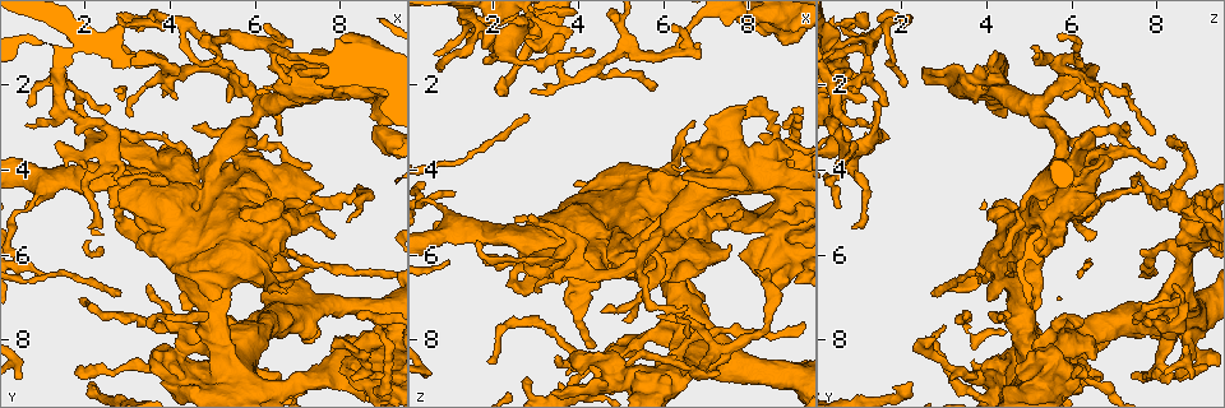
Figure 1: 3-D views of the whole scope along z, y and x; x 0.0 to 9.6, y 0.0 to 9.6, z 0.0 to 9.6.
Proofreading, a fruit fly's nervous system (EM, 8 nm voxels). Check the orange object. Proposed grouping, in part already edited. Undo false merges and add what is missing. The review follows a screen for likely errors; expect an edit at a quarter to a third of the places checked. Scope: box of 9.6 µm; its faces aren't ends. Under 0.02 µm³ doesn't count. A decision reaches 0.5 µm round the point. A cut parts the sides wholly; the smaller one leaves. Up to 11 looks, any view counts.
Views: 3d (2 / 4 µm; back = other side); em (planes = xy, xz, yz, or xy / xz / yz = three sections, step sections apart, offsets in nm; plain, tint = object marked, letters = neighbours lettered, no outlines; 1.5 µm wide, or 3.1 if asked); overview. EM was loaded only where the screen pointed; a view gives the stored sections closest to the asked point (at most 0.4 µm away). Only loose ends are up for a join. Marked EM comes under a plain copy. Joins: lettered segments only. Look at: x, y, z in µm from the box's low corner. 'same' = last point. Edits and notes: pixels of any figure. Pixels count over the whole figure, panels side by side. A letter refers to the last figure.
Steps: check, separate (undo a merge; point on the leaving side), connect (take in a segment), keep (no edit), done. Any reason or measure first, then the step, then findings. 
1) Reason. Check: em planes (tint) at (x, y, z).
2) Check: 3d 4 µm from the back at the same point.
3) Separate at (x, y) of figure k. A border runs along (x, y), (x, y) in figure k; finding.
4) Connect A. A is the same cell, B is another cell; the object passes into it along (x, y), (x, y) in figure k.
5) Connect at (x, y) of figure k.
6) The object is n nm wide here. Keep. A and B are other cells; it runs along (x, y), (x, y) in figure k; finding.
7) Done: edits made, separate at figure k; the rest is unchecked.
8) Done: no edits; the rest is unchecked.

Abrupt turn. Check: em yz step 8 (letters) at (6.10, 2.45, 5.20).

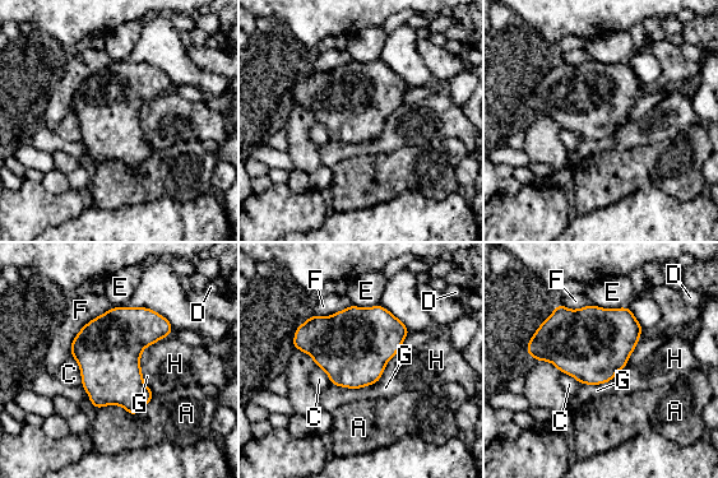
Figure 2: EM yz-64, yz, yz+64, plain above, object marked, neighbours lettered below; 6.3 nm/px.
Keep. A, C, D, E, F, G and H are other cells; a border runs along (171, 333), (143, 349), (140, 370) in figure 2; all the same neuron.

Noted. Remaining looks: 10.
Tapers out. Check: em planes (tint) at (5.80, 2.05, 1.95).

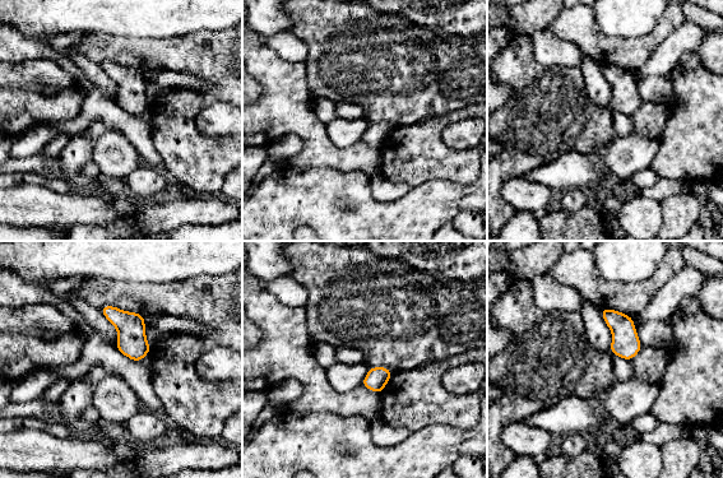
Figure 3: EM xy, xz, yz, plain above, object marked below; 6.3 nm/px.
Check: em planes (letters) at the same point.

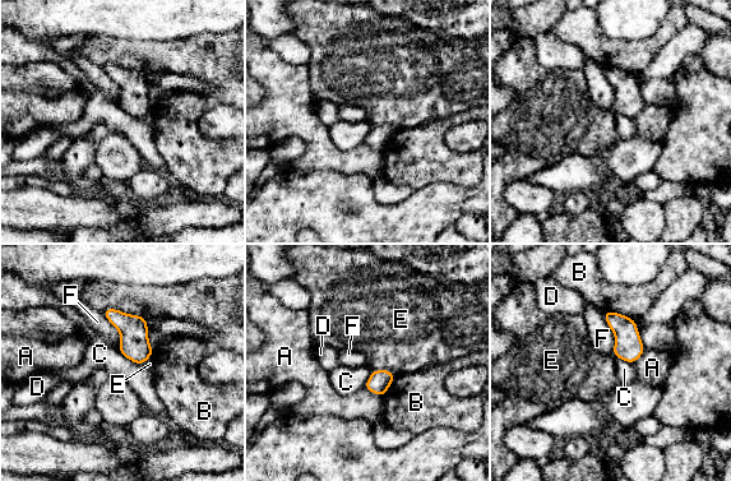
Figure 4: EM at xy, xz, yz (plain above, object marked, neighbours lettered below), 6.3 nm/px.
Keep. A, B, C, D, E and F are other cells; a border runs along (373, 369), (388, 369), (396, 375) in figure 4; none of them fits.

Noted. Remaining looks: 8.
Check: em yz step 8 (tint) at (4.00, 3.60, 7.15).

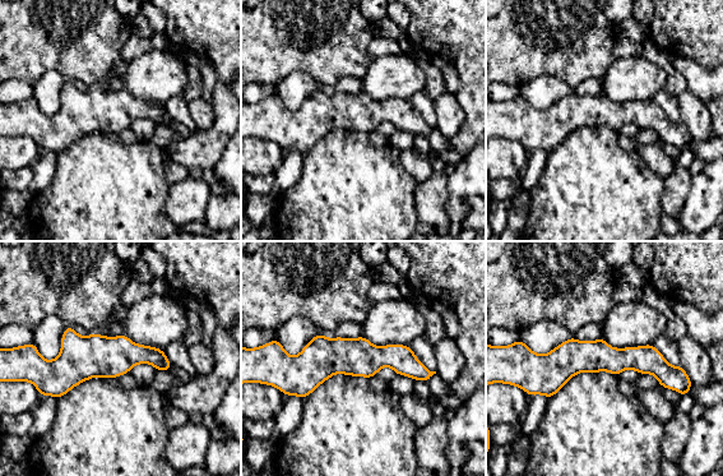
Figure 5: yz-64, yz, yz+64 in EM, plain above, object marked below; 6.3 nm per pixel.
Another direction. Check: em planes (tint) at the same point.

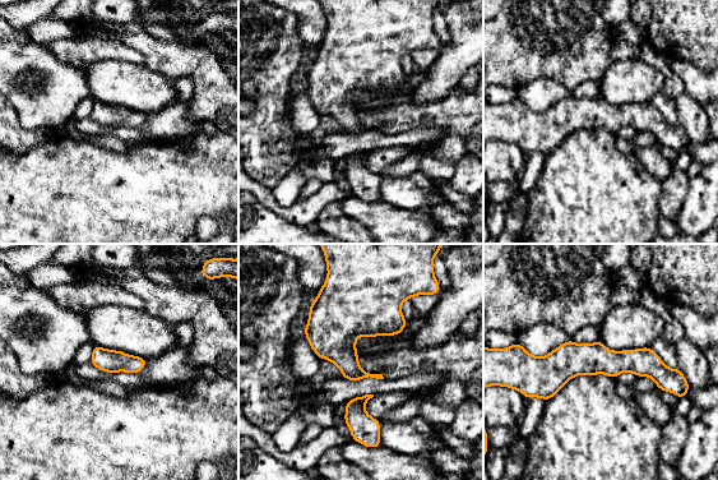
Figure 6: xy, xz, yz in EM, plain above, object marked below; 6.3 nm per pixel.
Check: em planes (letters) at the same point.

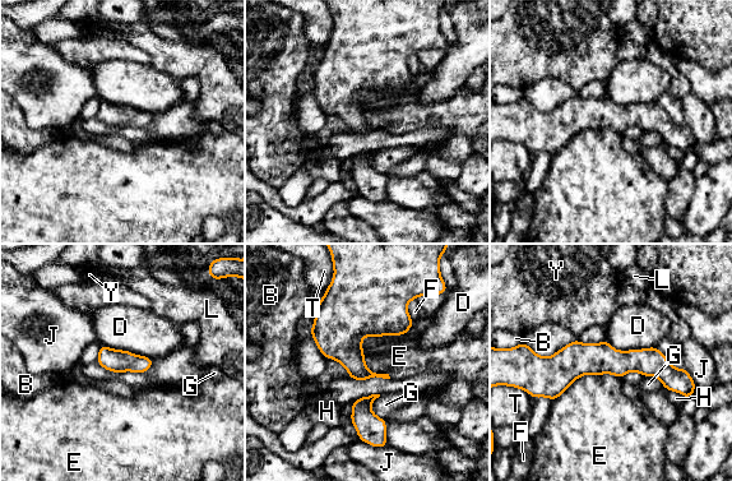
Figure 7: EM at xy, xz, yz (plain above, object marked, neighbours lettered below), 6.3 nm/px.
Keep. B, D, E, F, G, H, J, L, T and Y are other cells; it runs along (522, 357), (651, 361), (673, 378) in figure 7; all the same neuron.

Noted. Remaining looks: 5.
Thin end. Check: 3d 4 µm from the back at (5.15, 3.45, 8.65).

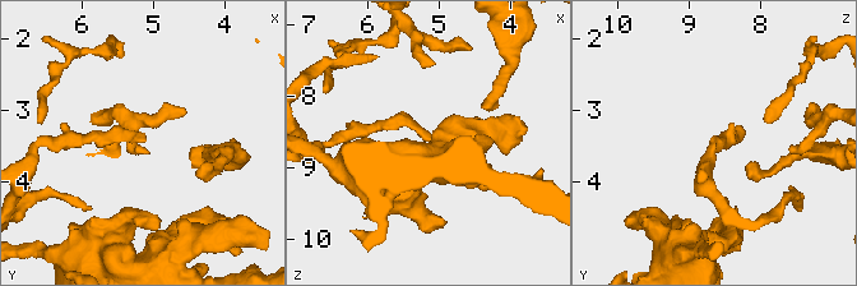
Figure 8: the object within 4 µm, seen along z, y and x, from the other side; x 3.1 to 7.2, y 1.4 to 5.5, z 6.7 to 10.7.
Shape alone is not enough. Check: em planes (letters) at (5.10, 3.40, 8.60).

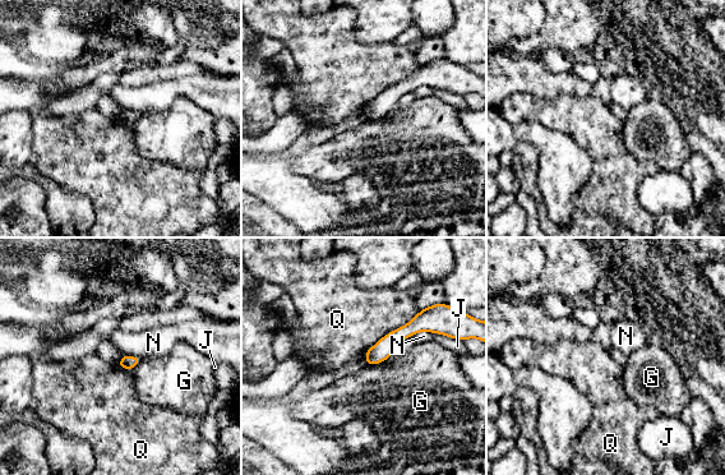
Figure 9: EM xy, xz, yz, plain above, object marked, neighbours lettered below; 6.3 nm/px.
The object is 90 nm wide here. Keep. G, J, N and Q are other cells; it runs along (429, 321), (402, 332), (369, 360) in figure 9; none of them fits.

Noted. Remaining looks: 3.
Done: no edits; the rest is unchecked.

